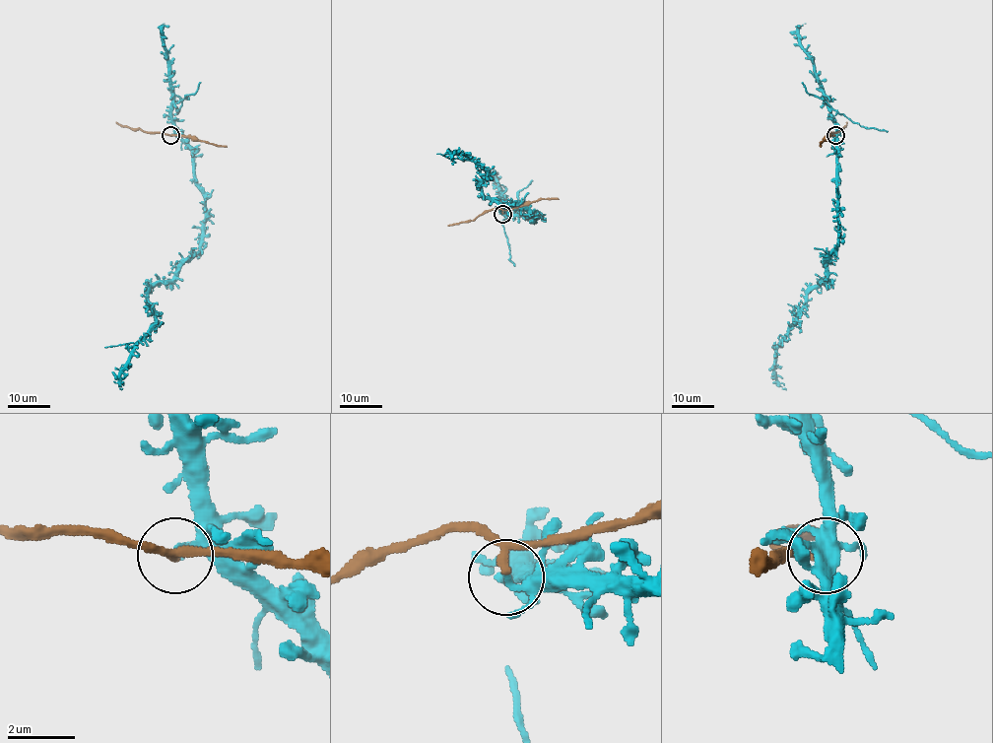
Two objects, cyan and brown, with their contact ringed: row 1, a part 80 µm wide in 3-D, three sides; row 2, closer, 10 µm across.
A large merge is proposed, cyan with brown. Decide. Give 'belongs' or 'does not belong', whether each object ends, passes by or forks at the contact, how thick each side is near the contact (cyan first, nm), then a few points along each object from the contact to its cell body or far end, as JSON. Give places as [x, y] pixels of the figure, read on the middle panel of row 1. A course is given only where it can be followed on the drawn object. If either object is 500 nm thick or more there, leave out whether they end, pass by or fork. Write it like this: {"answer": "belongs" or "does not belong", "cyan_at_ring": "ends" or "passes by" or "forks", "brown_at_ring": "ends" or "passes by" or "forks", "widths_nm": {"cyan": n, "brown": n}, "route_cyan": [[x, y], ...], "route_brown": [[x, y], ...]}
{"answer": "does not belong", "cyan_at_ring": "passes by", "brown_at_ring": "passes by", "widths_nm": {"cyan": 150, "brown": 190}, "route_cyan": [[503, 214], [536, 216], [524, 206], [489, 199], [480, 186], [486, 172], [467, 155], [454, 153], [454, 163]], "route_brown": [[503, 214], [498, 208], [489, 209], [472, 220], [447, 226]]}

